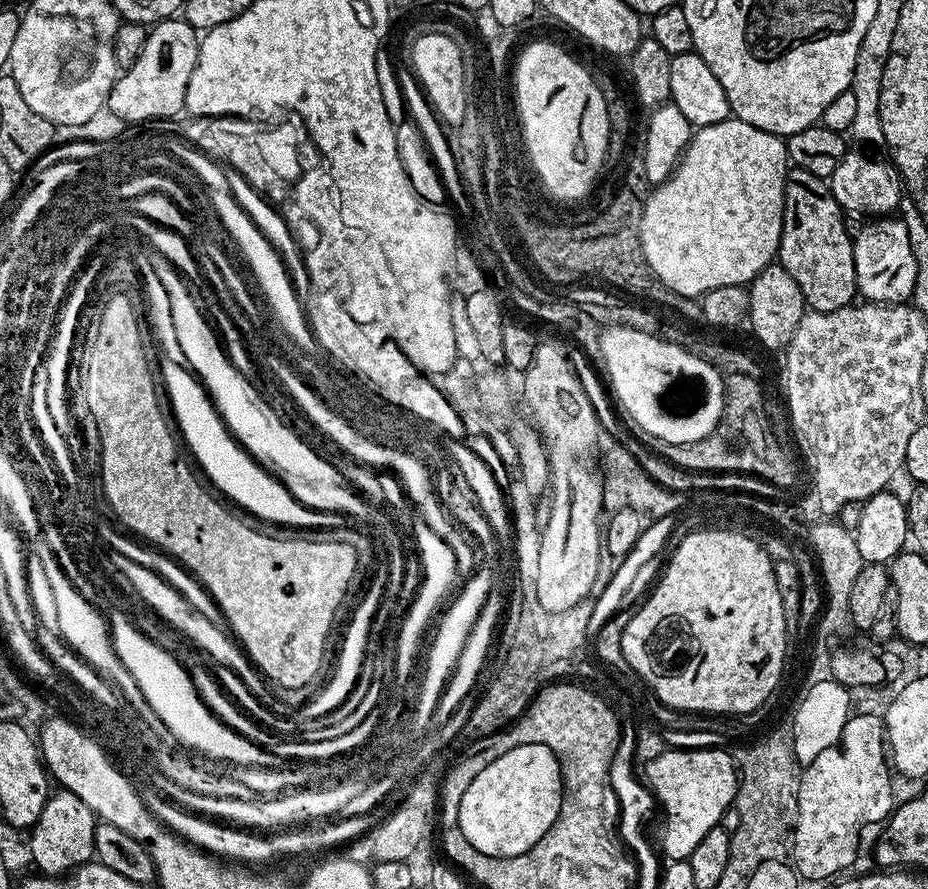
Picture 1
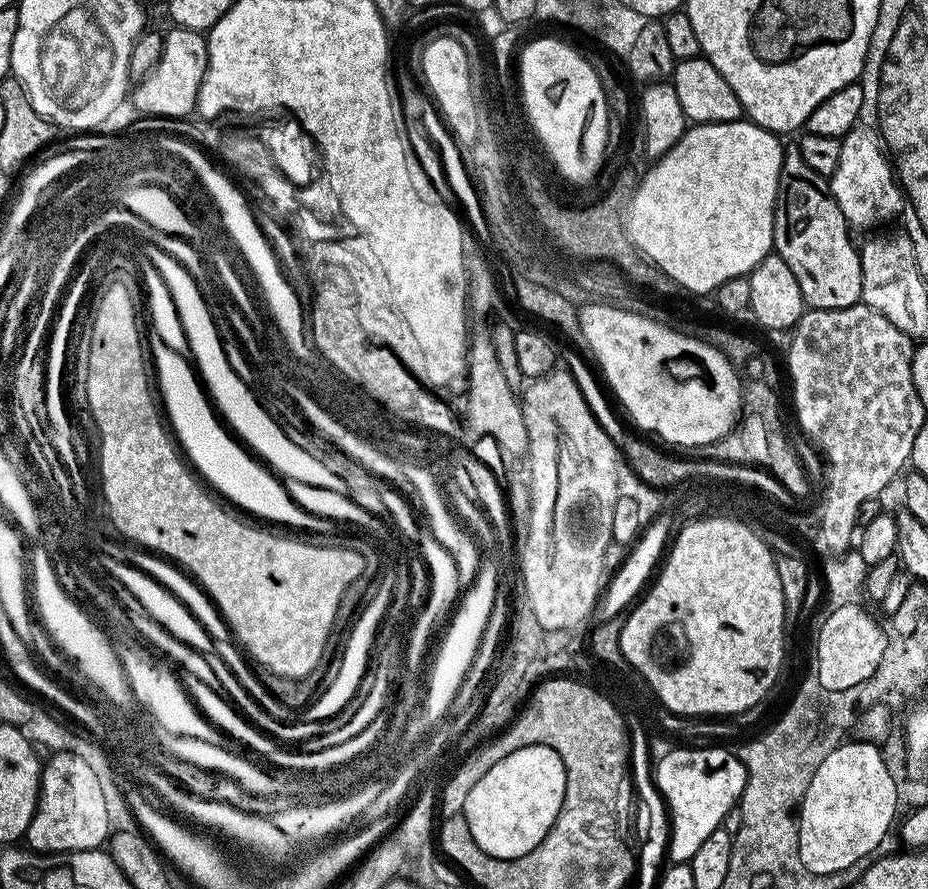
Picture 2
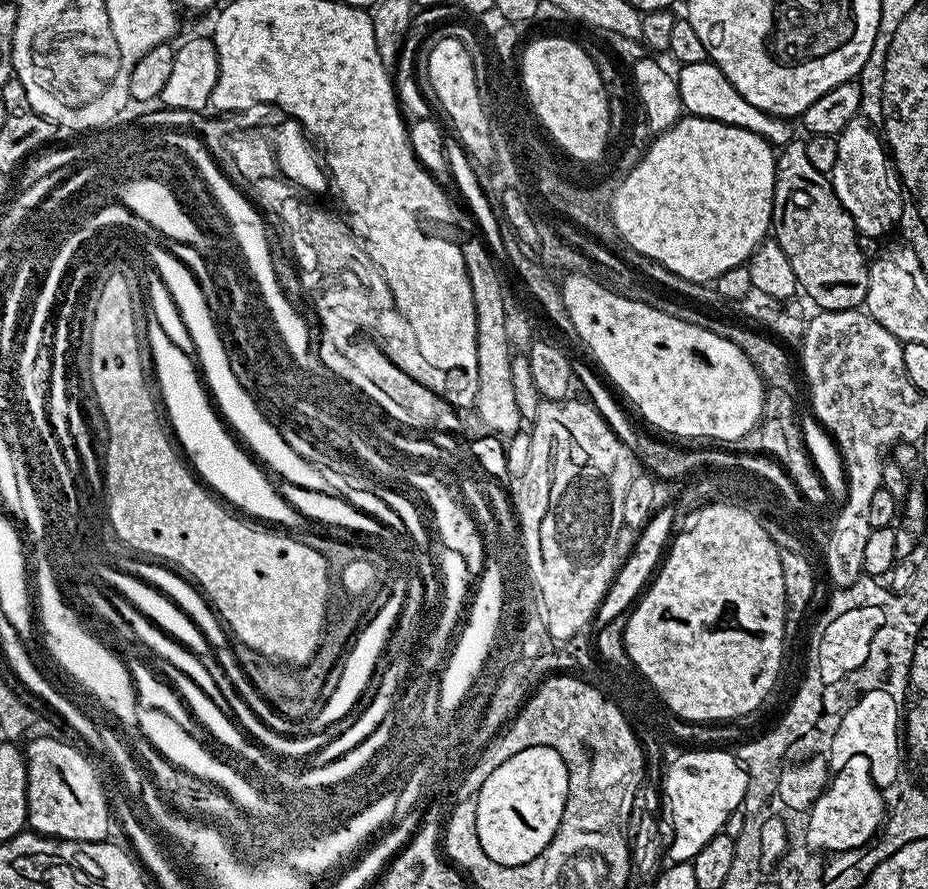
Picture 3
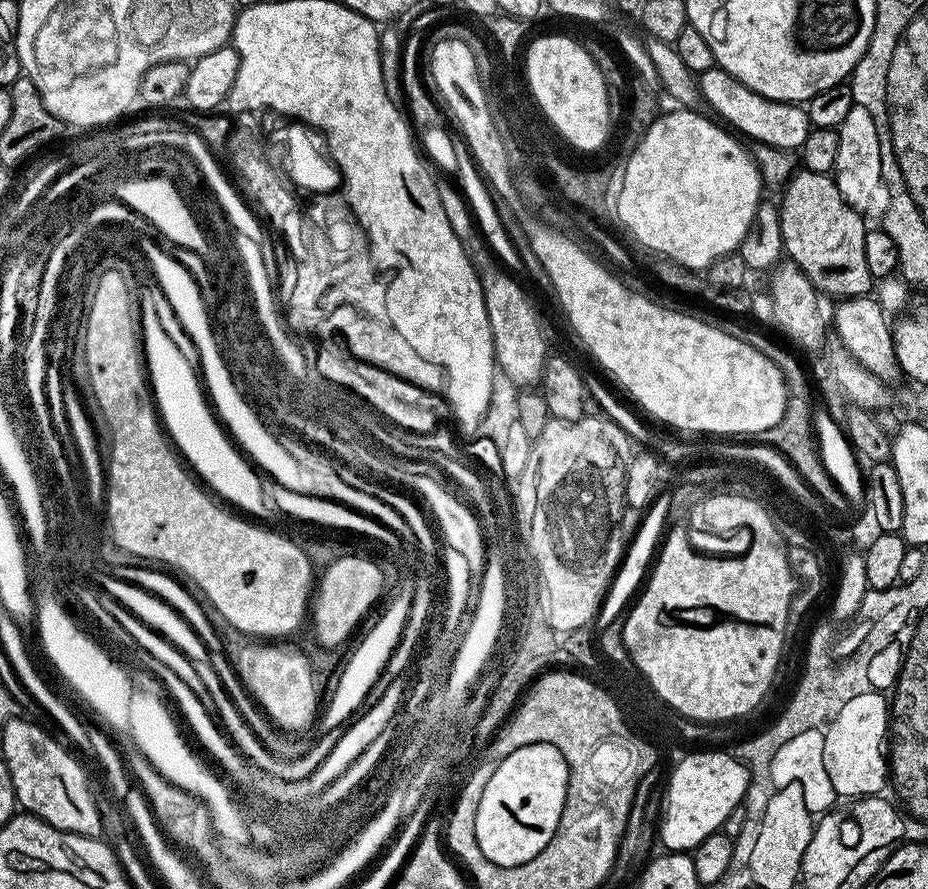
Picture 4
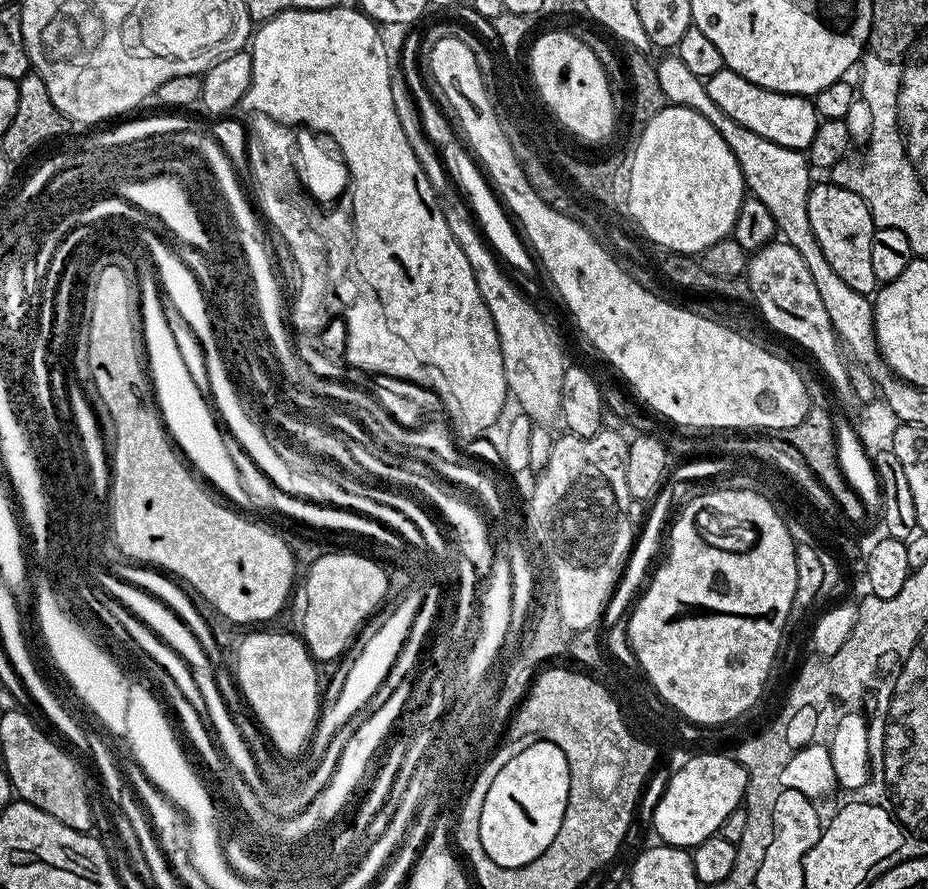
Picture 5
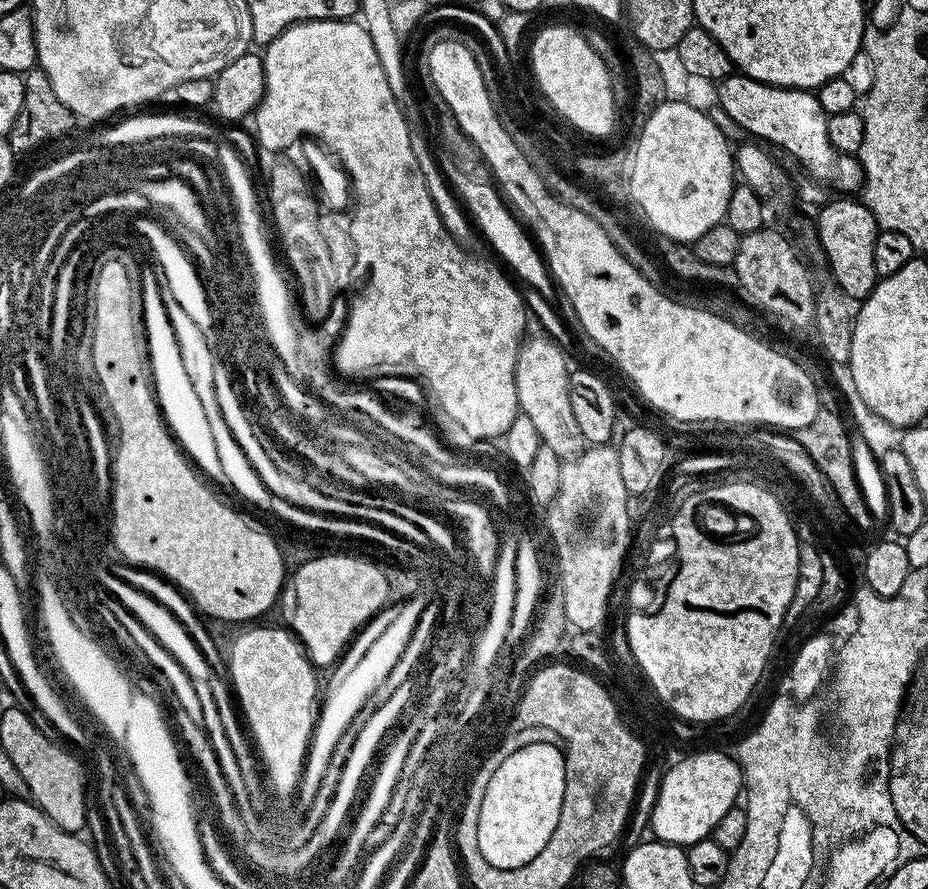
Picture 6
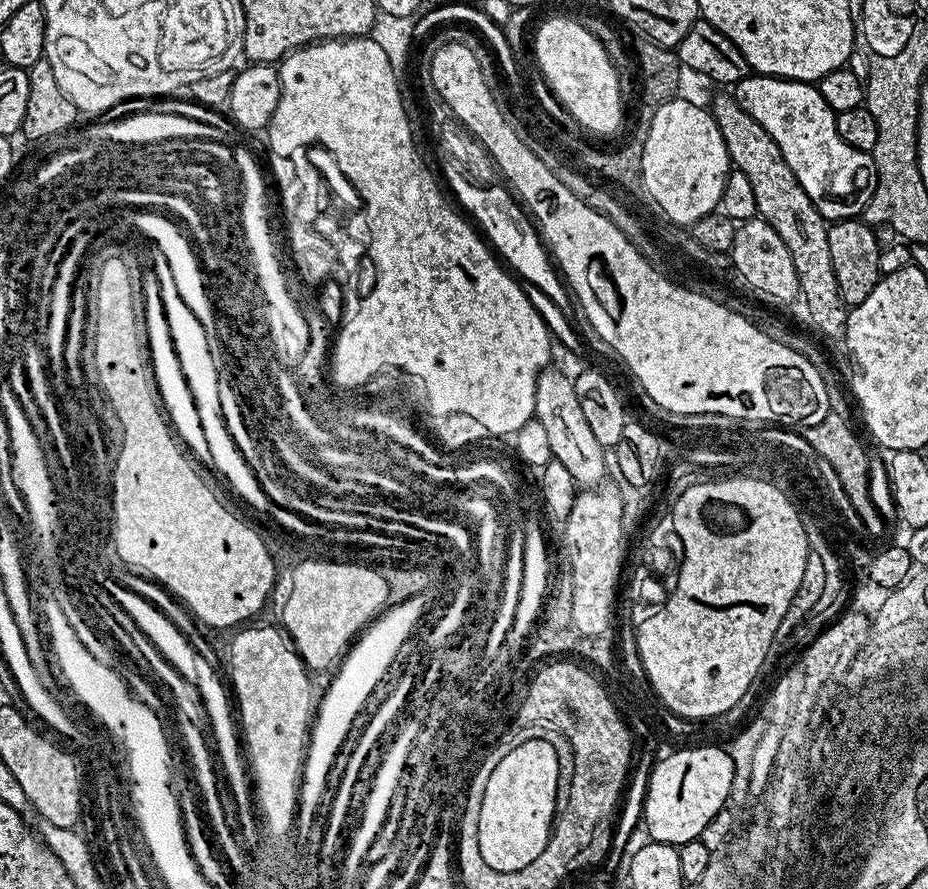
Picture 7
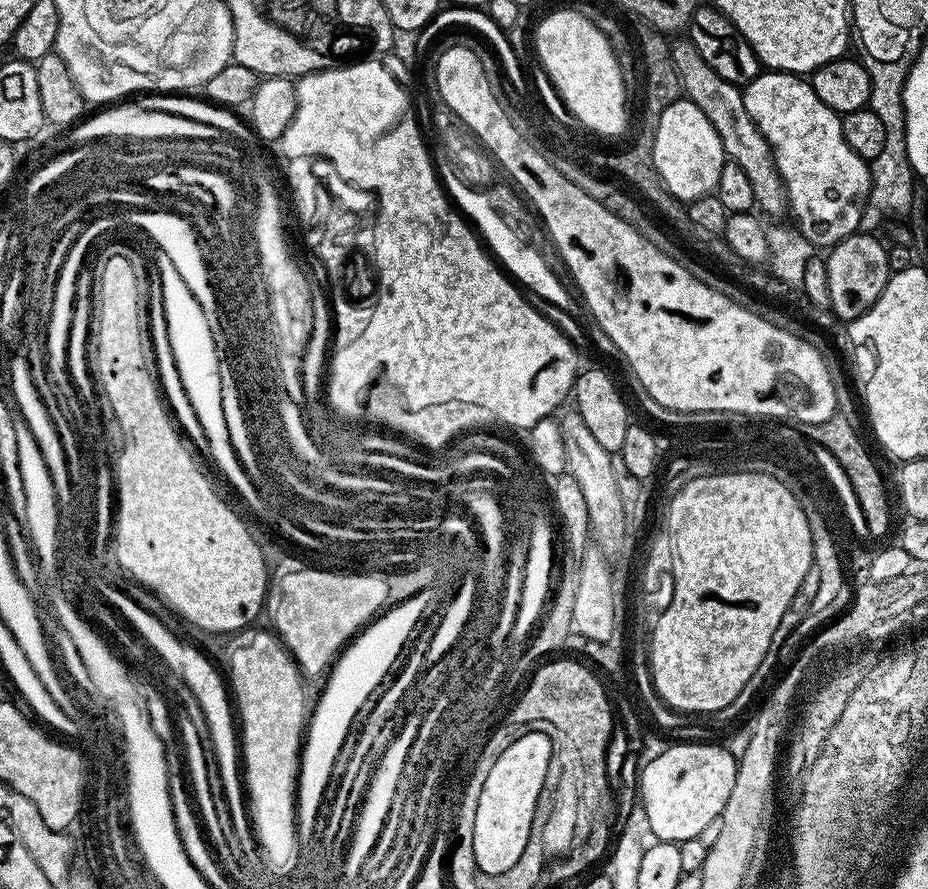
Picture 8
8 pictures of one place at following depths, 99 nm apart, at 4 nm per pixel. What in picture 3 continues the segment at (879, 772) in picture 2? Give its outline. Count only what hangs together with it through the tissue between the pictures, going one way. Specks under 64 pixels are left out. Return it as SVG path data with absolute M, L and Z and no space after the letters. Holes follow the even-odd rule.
M851 760L847 771L843 771L841 782L834 782L832 790L817 804L815 816L816 819L812 820L812 831L816 836L813 836L812 843L815 843L817 837L824 837L848 854L856 850L859 842L868 843L873 834L881 831L886 820L886 805L880 787L871 780L865 763L861 760Z

